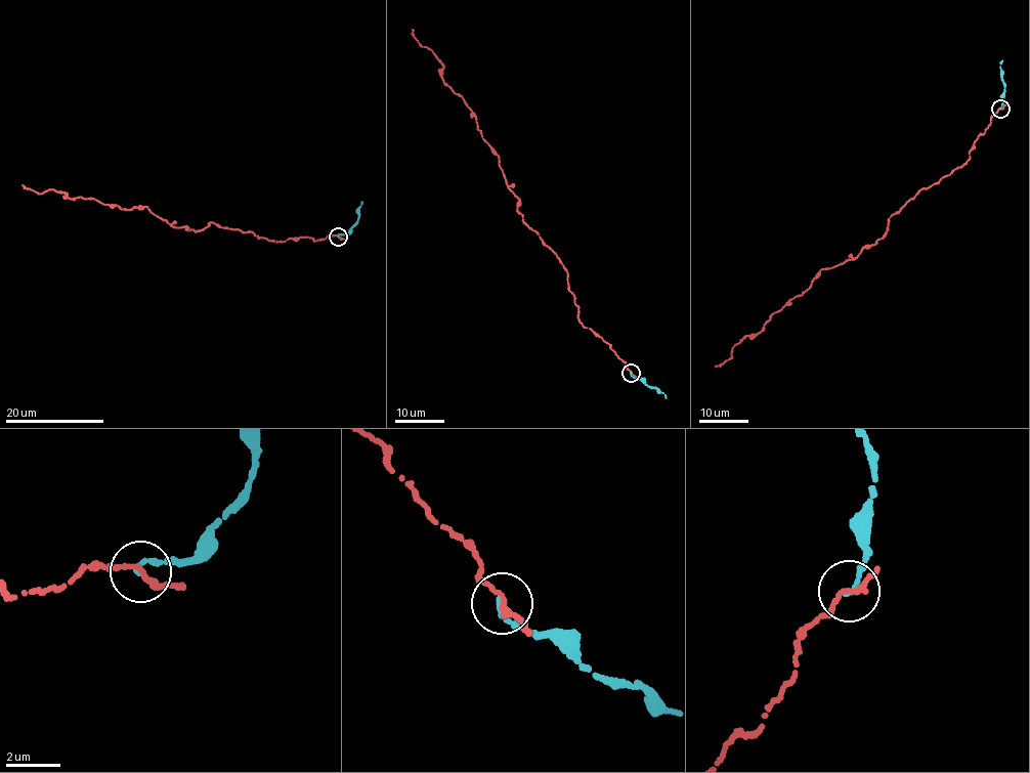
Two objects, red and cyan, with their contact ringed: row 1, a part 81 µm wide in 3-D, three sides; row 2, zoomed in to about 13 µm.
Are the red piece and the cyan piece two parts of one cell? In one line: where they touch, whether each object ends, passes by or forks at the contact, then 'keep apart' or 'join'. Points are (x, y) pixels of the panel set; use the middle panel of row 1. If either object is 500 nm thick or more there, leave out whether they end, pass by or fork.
place (631, 373); red passes by; cyan ends; join

